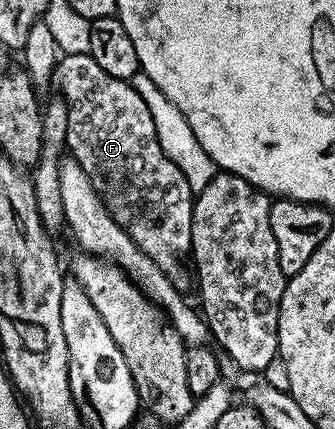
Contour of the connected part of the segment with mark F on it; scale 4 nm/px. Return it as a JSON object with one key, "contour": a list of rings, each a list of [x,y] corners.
{"contour":[[[65,53],[55,64],[54,84],[67,101],[70,156],[81,163],[105,203],[109,215],[161,267],[176,289],[186,290],[189,269],[179,257],[191,251],[191,220],[195,208],[187,177],[165,155],[145,99],[130,83],[101,71],[90,53]]]}

